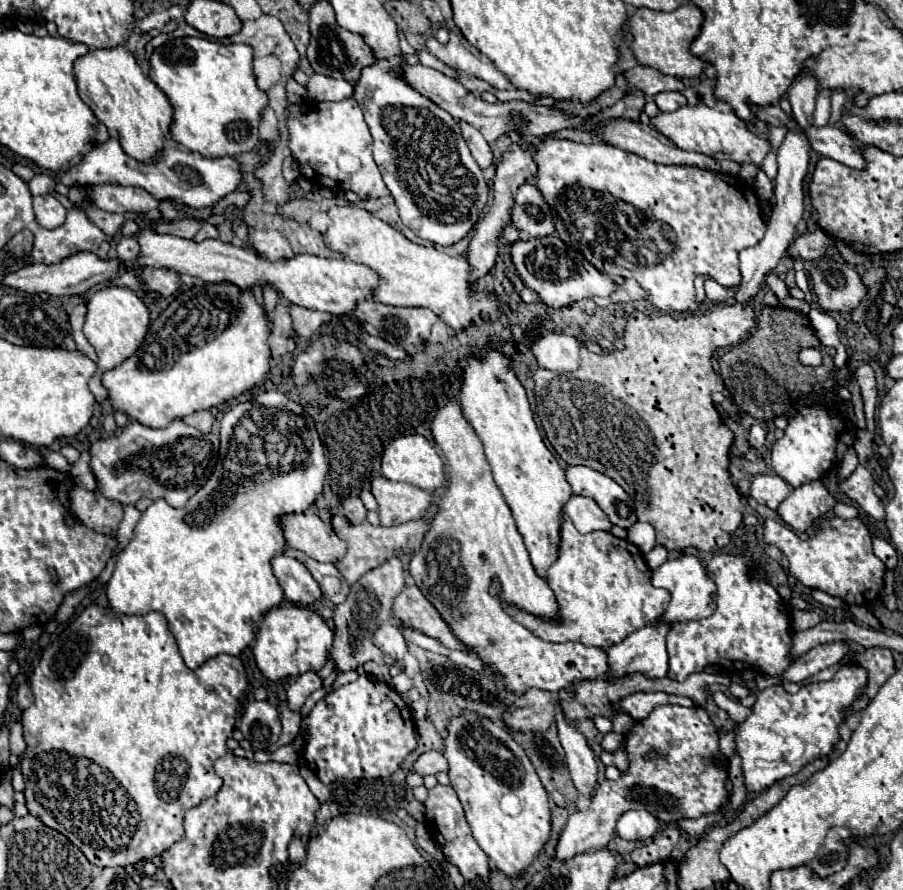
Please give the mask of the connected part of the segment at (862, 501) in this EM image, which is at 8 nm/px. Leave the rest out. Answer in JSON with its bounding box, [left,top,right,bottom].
[839,465,885,521]

